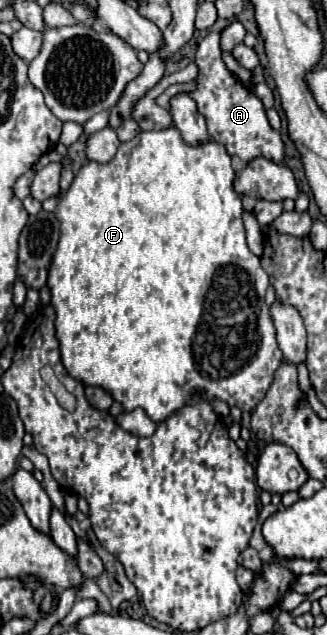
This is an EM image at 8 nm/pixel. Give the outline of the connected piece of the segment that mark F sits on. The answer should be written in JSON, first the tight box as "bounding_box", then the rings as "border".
{"bounding_box":[47,126,283,422],"border":[[[175,126],[171,128],[165,128],[165,130],[153,130],[153,132],[141,132],[139,136],[135,136],[135,140],[129,140],[129,142],[123,142],[115,154],[115,158],[107,164],[97,164],[97,162],[87,162],[81,166],[81,170],[77,172],[71,188],[61,196],[59,200],[59,212],[55,208],[55,216],[57,220],[61,222],[61,238],[59,238],[59,246],[53,254],[53,262],[51,262],[51,268],[49,268],[49,278],[47,278],[47,286],[51,290],[51,306],[55,308],[55,330],[56,338],[59,341],[59,348],[61,348],[61,362],[63,366],[67,368],[69,376],[83,382],[85,386],[99,386],[103,388],[105,392],[109,392],[113,396],[115,402],[119,402],[123,406],[123,412],[131,412],[135,408],[143,408],[145,414],[155,422],[163,422],[167,420],[171,414],[175,414],[177,410],[181,410],[183,406],[195,402],[195,400],[223,400],[229,404],[229,408],[237,406],[241,408],[243,412],[251,412],[255,408],[255,404],[259,404],[267,392],[267,388],[271,386],[273,382],[273,374],[275,370],[279,368],[281,360],[283,360],[283,354],[277,346],[277,340],[275,340],[275,328],[271,324],[271,316],[269,316],[269,308],[265,304],[265,290],[267,290],[267,282],[269,282],[269,276],[267,272],[261,268],[261,262],[259,258],[247,248],[247,242],[245,242],[245,228],[243,228],[243,220],[241,220],[241,214],[243,214],[243,206],[241,206],[241,198],[235,194],[233,190],[233,178],[235,178],[235,170],[231,166],[231,156],[227,154],[227,150],[221,146],[221,144],[215,144],[215,142],[209,142],[209,144],[199,144],[199,146],[189,146],[183,142],[179,130]]]}

